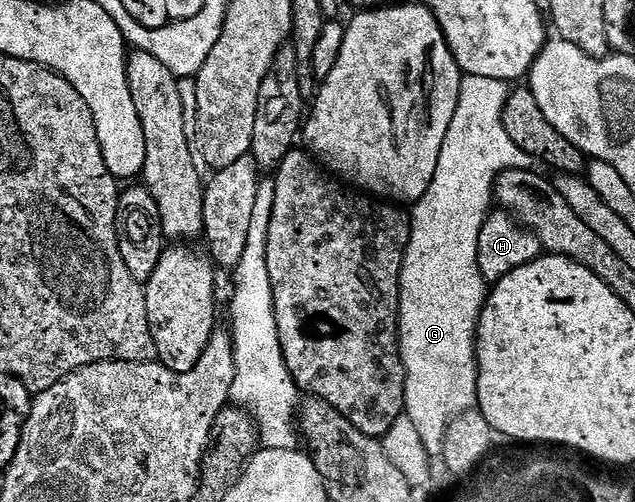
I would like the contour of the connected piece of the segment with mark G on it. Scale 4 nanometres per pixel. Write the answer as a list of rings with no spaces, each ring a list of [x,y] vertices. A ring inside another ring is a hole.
[[[466,74],[462,77],[459,88],[459,104],[455,108],[451,128],[447,128],[447,140],[443,140],[443,148],[439,152],[439,168],[435,168],[435,176],[431,180],[427,192],[411,210],[409,246],[405,250],[405,263],[401,269],[401,313],[397,320],[397,329],[401,340],[401,359],[405,365],[405,408],[403,414],[404,417],[411,420],[411,424],[415,424],[415,429],[419,432],[419,440],[423,440],[425,450],[430,456],[440,455],[441,441],[445,439],[445,432],[449,427],[450,420],[458,418],[467,410],[474,409],[477,404],[477,321],[481,318],[487,297],[487,283],[479,272],[477,253],[479,252],[479,232],[495,202],[497,175],[505,170],[527,170],[531,166],[529,154],[523,152],[523,148],[519,148],[519,144],[515,144],[515,140],[511,140],[511,136],[507,136],[507,128],[503,128],[501,110],[509,99],[510,89],[510,83],[503,80],[491,80],[491,76]]]

